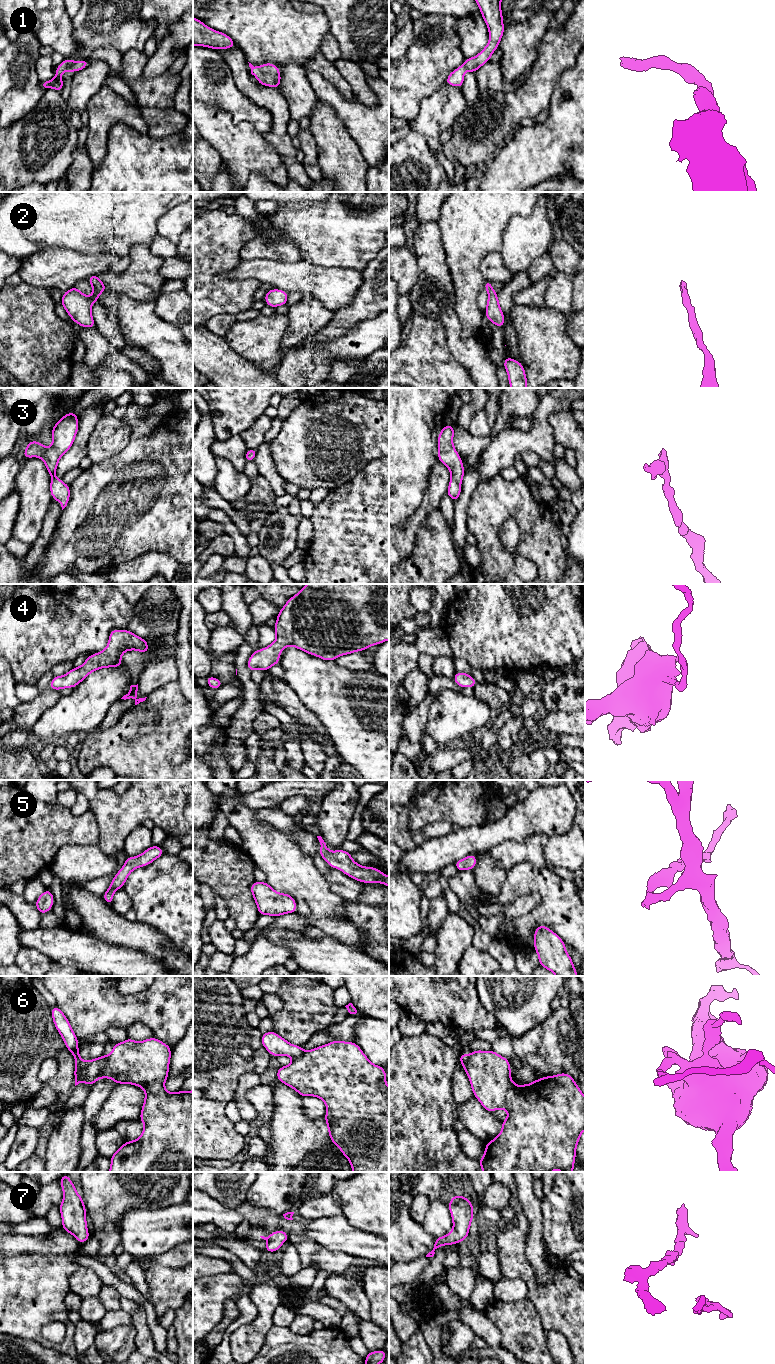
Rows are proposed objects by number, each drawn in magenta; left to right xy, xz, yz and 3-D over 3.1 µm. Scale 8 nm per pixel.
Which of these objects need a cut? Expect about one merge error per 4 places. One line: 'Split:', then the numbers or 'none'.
Split: 6

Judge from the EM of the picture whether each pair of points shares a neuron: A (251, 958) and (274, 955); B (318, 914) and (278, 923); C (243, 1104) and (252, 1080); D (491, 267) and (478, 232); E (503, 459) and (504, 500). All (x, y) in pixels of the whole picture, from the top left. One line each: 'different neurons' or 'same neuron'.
A: same neuron
B: different neurons
C: same neuron
D: different neurons
E: different neurons

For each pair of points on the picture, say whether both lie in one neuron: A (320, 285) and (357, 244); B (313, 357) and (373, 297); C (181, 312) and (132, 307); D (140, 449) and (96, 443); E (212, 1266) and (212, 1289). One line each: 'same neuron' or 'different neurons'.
A: different neurons
B: same neuron
C: different neurons
D: different neurons
E: different neurons

